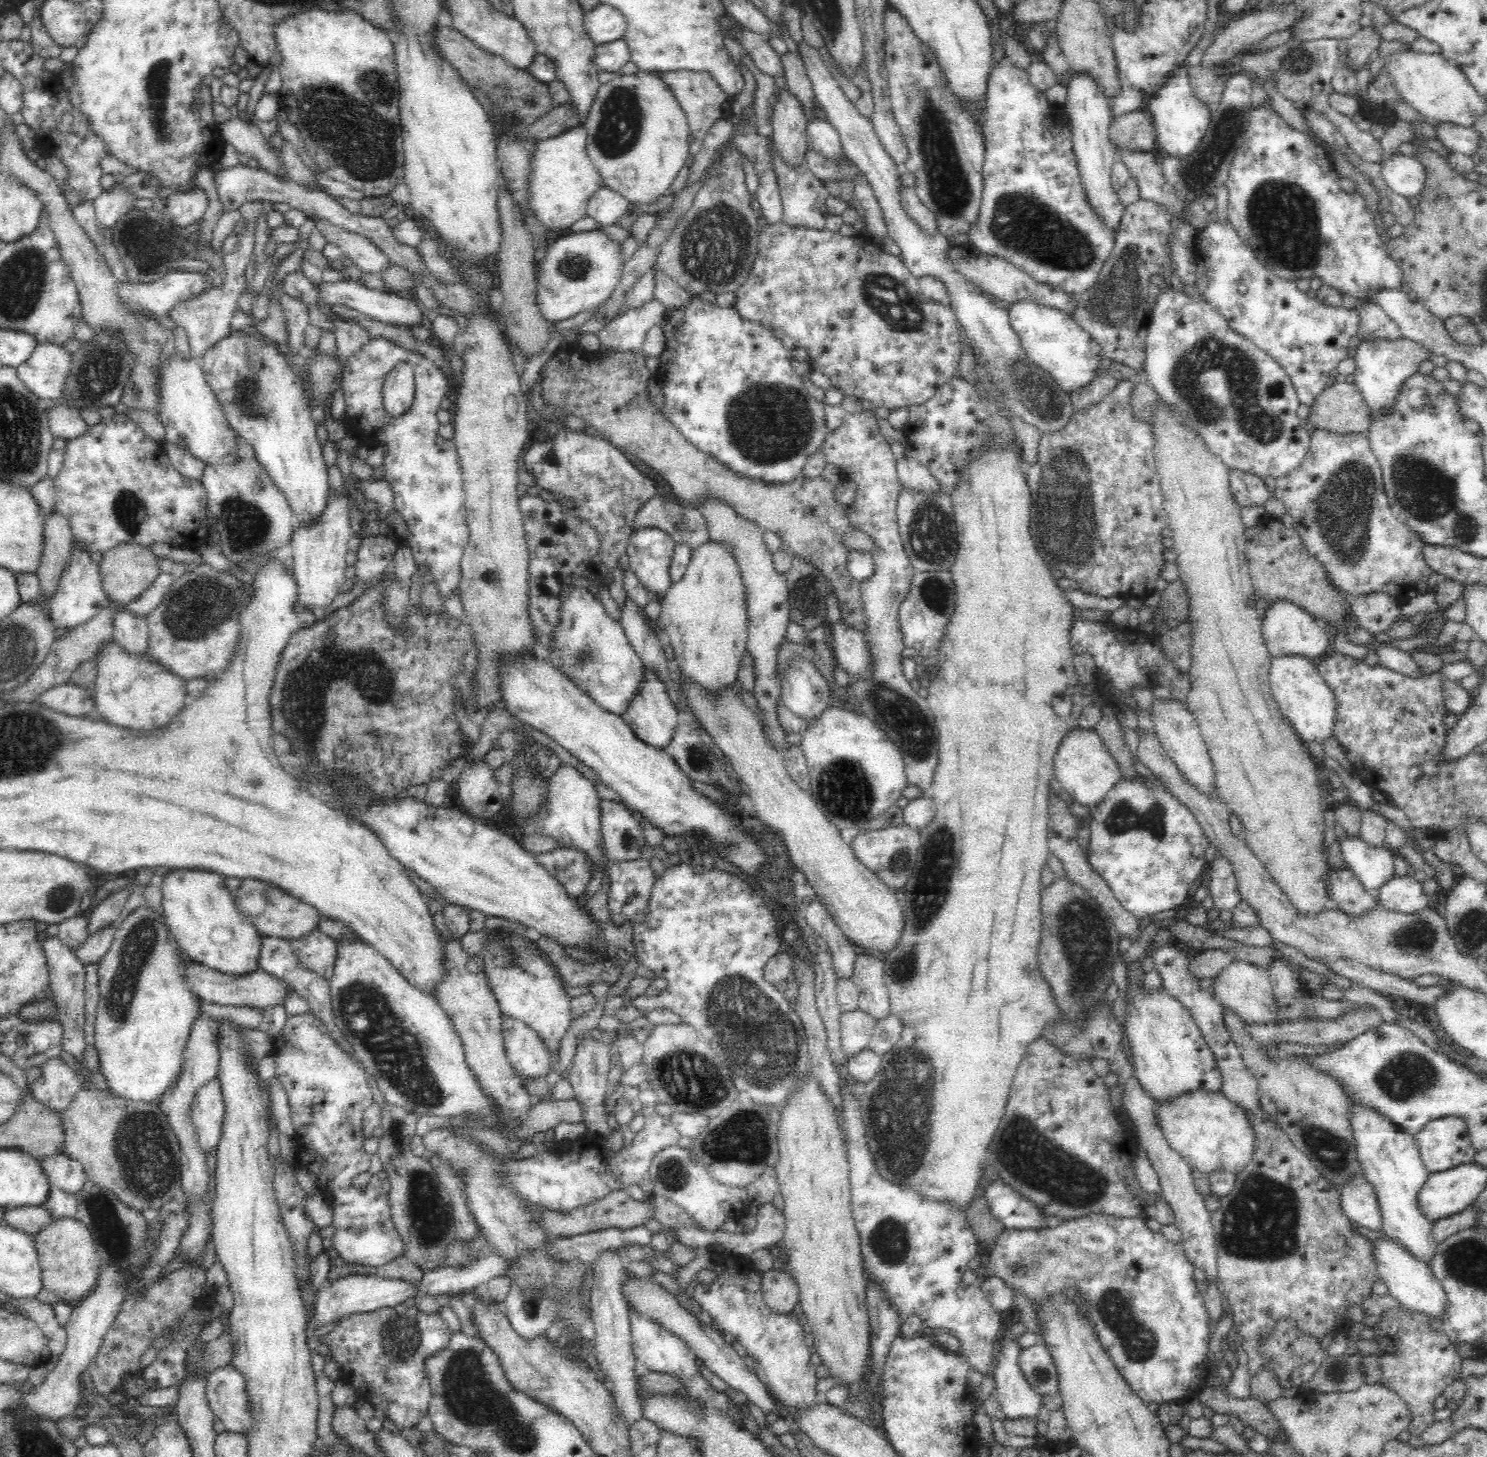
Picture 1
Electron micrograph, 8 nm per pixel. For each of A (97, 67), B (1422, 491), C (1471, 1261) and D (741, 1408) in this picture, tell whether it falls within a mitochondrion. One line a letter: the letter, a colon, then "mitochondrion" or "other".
A: other
B: mitochondrion
C: mitochondrion
D: other

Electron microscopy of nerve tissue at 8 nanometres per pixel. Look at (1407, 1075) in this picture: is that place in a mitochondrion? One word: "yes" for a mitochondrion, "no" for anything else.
yes

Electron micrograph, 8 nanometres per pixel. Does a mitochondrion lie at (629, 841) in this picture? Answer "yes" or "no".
yes

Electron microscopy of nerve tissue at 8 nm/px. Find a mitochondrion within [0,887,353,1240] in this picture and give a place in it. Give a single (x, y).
(146, 1159)

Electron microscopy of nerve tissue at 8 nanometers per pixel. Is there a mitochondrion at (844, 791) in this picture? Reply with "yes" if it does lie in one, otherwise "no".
yes

